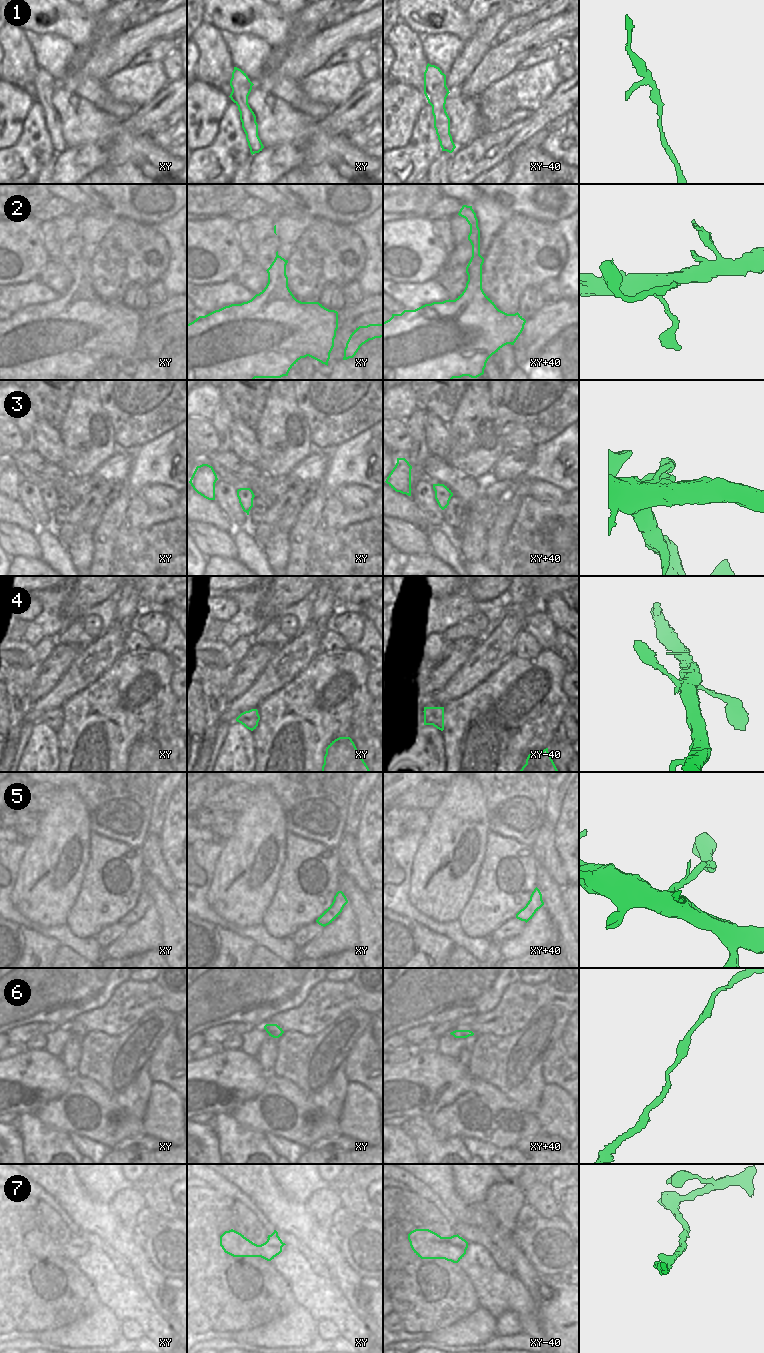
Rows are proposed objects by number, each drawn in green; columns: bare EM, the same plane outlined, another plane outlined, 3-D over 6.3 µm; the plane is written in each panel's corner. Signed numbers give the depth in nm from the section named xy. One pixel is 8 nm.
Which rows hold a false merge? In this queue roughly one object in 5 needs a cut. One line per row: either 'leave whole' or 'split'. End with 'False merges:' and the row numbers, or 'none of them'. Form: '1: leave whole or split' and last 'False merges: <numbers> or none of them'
1: leave whole
2: leave whole
3: leave whole
4: leave whole
5: leave whole
6: leave whole
7: leave whole
False merges: none of them

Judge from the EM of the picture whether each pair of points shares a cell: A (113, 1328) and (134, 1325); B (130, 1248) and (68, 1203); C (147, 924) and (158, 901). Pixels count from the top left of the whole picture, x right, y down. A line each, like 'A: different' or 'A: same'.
A: different
B: same
C: different

